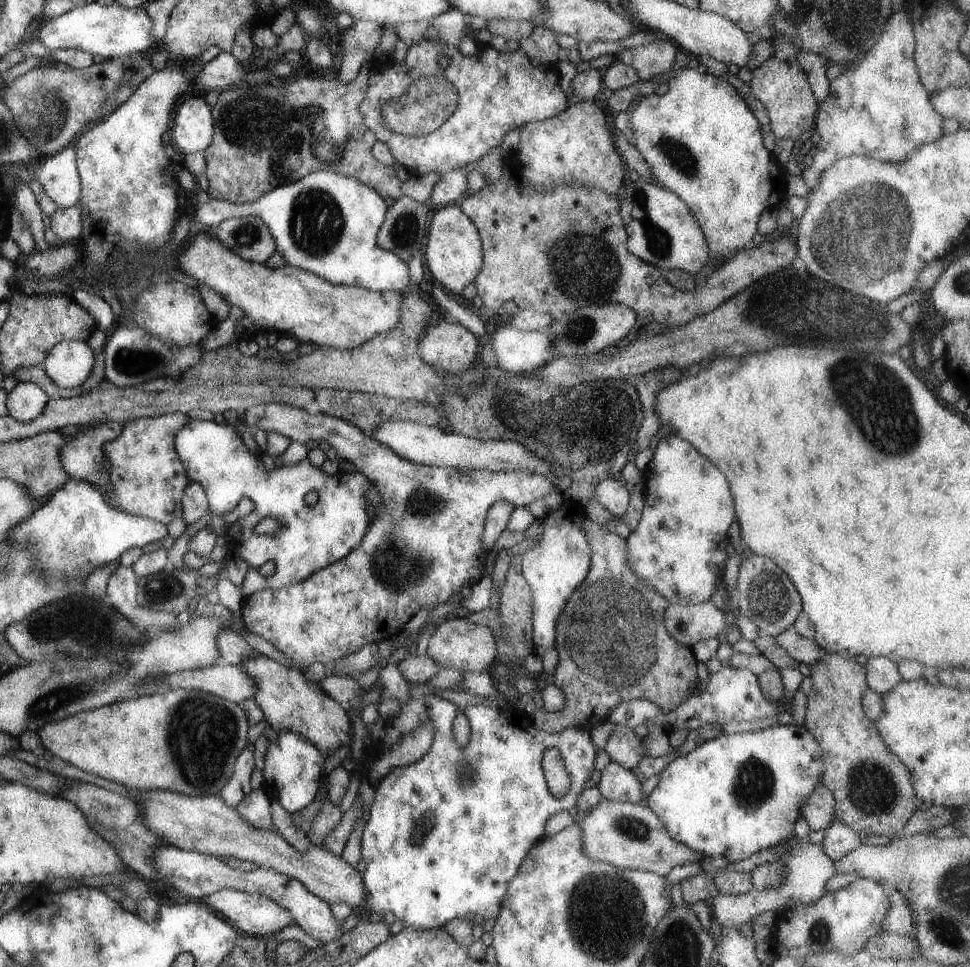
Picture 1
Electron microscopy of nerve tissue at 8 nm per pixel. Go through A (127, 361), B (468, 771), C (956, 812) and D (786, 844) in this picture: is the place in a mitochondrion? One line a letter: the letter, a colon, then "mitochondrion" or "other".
A: mitochondrion
B: mitochondrion
C: other
D: other

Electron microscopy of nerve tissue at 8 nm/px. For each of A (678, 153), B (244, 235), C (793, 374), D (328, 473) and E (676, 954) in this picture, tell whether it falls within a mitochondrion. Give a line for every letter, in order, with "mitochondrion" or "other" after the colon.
A: mitochondrion
B: mitochondrion
C: other
D: other
E: mitochondrion

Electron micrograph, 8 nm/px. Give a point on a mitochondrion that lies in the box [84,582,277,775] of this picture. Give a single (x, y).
(228, 724)

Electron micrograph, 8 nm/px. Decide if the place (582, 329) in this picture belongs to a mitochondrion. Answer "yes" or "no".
yes

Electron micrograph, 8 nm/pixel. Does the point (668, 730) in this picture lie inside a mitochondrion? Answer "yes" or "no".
no

